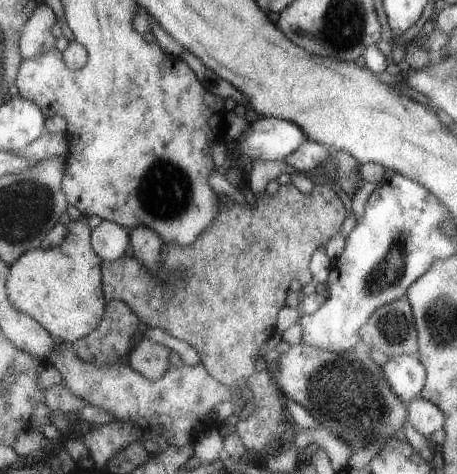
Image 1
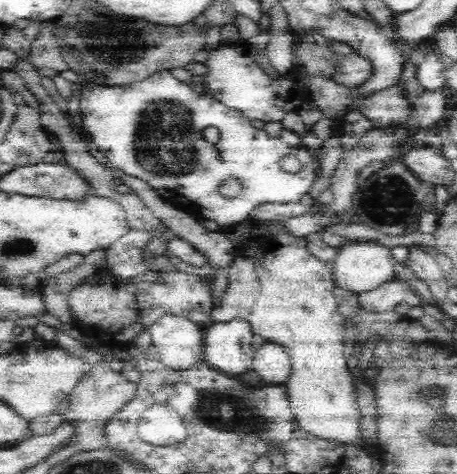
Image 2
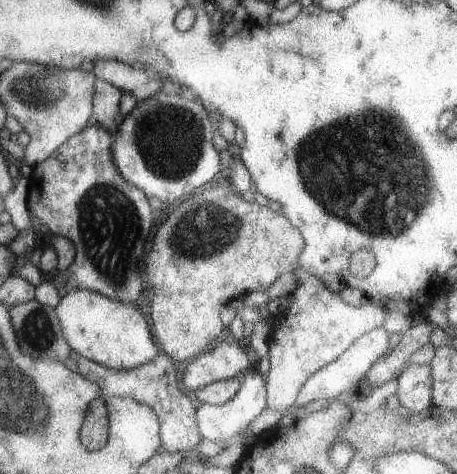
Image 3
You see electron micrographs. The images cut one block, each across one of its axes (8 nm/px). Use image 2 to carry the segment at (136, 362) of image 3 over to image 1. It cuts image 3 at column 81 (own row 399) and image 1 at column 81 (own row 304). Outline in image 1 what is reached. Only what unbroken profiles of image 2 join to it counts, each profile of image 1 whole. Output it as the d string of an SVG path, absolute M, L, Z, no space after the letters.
M85 220L71 222L67 240L57 248L37 248L21 256L11 266L11 276L7 284L7 296L11 304L33 316L43 324L55 338L65 344L75 344L77 340L95 332L105 320L109 300L105 296L105 262L93 248L93 230Z

